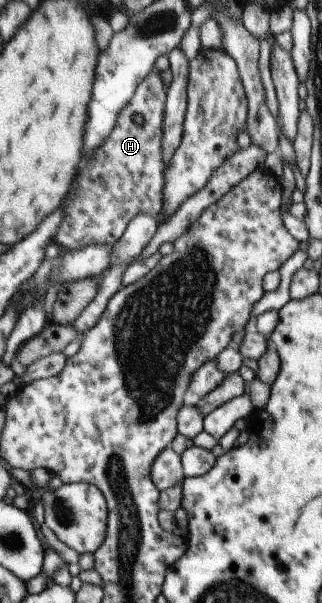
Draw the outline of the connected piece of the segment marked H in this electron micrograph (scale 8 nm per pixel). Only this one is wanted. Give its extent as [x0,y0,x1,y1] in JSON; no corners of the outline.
[53,71,166,251]

